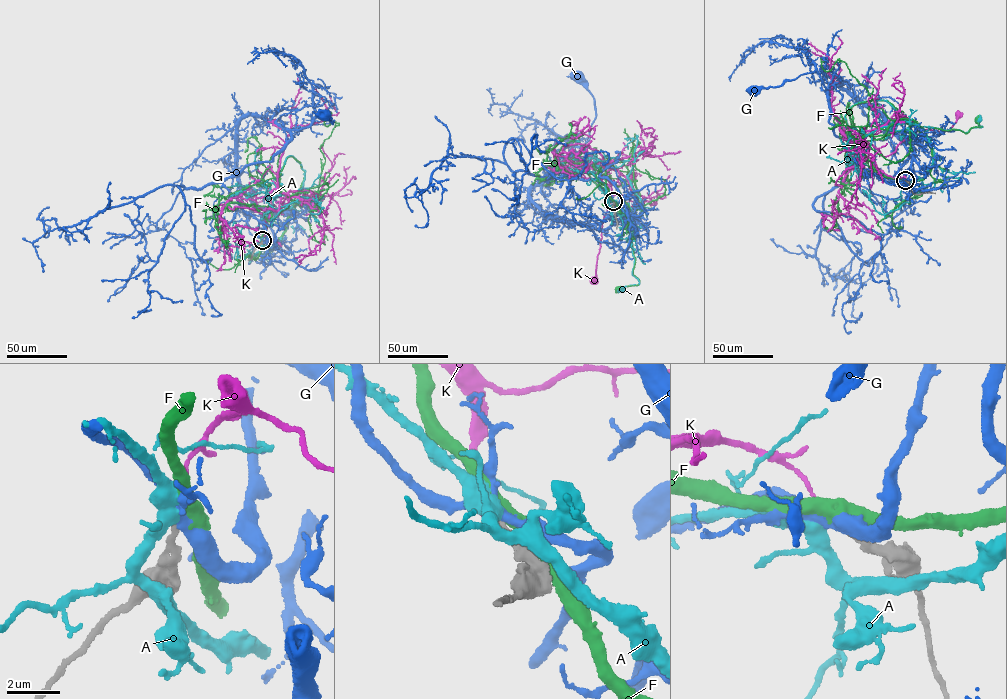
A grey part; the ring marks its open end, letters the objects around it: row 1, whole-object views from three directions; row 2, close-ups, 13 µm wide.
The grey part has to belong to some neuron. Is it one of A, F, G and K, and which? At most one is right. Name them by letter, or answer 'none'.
none

